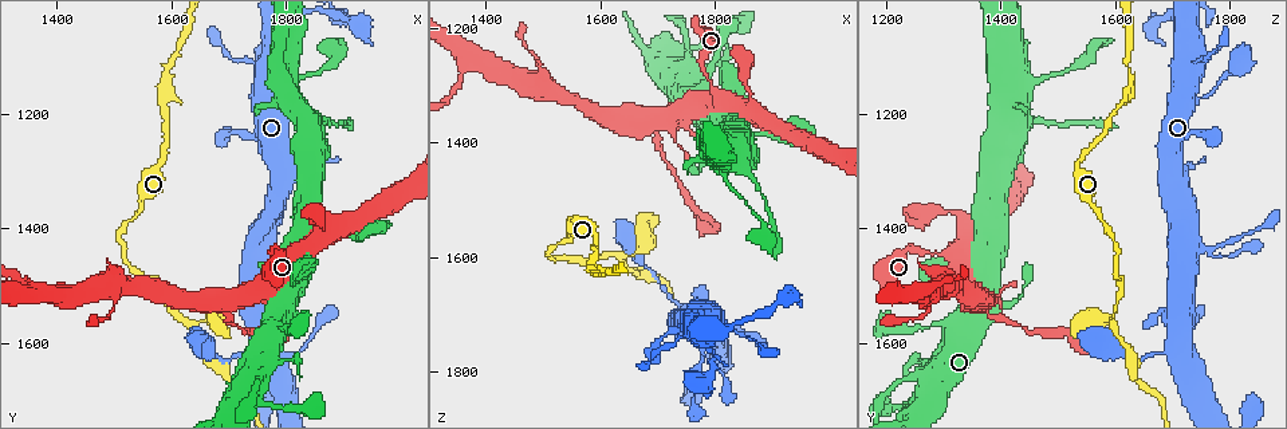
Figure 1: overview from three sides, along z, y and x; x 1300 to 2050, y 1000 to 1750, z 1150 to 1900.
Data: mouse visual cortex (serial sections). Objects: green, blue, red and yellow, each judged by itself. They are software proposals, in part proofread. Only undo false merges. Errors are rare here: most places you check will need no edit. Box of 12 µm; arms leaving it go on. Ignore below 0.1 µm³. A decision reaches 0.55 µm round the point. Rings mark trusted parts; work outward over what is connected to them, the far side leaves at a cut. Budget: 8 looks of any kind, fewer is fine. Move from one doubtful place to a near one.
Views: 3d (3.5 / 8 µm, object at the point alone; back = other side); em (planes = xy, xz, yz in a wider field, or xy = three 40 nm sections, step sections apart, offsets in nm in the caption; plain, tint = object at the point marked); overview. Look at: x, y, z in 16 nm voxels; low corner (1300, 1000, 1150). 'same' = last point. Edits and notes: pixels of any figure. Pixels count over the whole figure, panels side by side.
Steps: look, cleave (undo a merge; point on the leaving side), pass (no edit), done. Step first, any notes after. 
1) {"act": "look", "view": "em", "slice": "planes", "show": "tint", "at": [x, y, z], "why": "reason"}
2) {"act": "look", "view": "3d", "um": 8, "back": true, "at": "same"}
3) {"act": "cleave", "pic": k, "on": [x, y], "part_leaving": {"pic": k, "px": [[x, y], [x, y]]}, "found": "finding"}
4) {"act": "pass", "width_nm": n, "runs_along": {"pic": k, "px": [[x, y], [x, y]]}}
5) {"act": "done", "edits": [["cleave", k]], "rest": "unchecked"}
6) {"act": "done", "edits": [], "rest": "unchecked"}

{"act": "look", "view": "3d", "um": 3.5, "at": [1780, 1565, 1305], "why": "thick turns thin"}

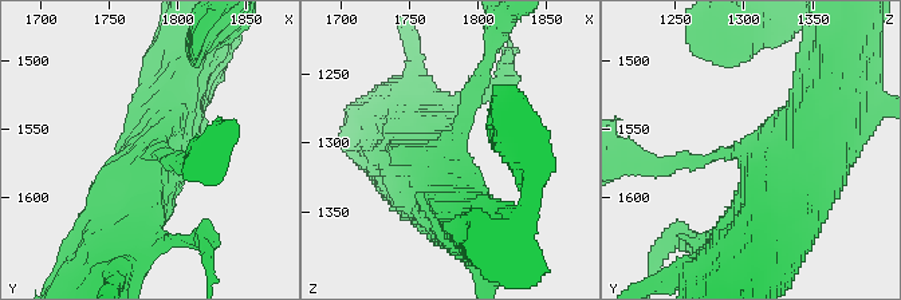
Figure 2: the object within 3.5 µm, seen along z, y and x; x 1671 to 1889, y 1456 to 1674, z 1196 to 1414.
{"act": "look", "view": "em", "slice": "xy", "step": 1, "show": "tint", "at": [1782, 1570, 1302], "arm_widths_nm": [200, 800], "why": "shape alone is not enough"}

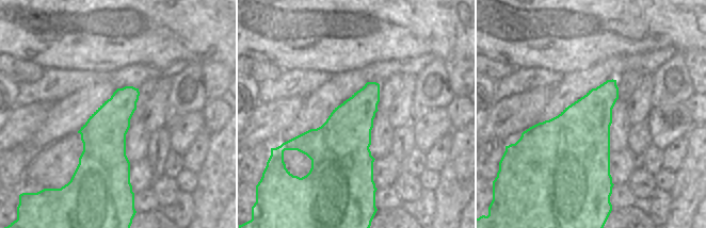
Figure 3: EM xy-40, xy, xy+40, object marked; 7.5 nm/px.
{"act": "pass", "width_nm": 420, "runs_along": {"pic": 2, "px": [[418, 172], [444, 182], [482, 72]]}, "found": "one cell here"}

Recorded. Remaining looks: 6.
{"act": "look", "view": "3d", "um": 3.5, "at": [1630, 1570, 1595], "why": "abrupt turn"}

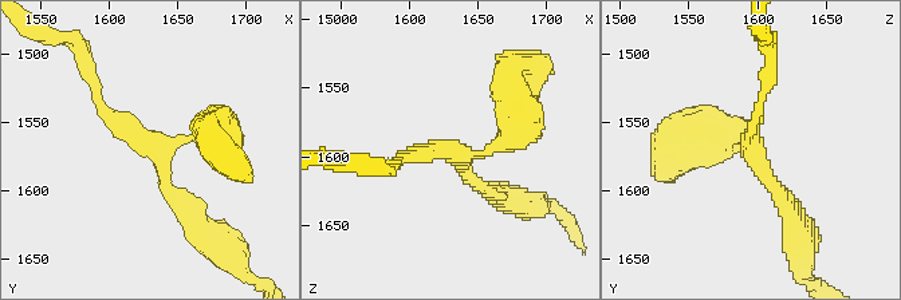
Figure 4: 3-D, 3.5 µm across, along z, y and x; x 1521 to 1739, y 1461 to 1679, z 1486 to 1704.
{"act": "look", "view": "em", "slice": "xy", "step": 1, "show": "tint", "at": [1634, 1566, 1600], "arms": 3, "arm_widths_nm": [150, 200, 300]}

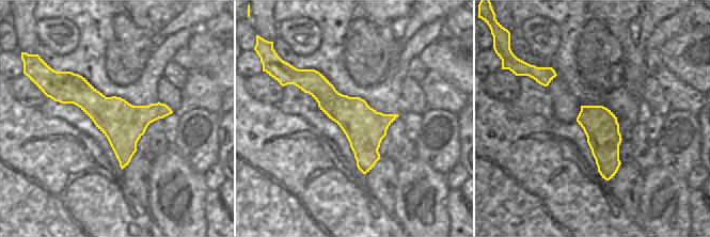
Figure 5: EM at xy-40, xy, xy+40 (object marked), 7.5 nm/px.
{"act": "look", "view": "em", "slice": "xy", "step": 2, "show": "tint", "at": "same", "why": "another direction"}

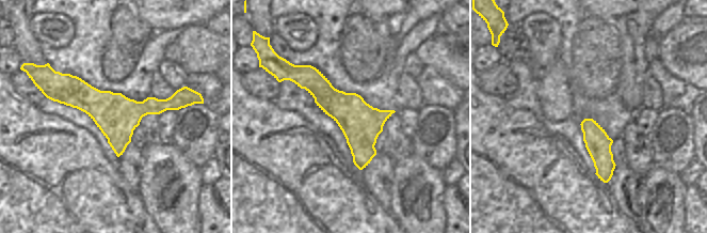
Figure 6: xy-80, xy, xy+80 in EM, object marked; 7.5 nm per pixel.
{"act": "pass", "runs_along": {"pic": 6, "px": [[46, 92], [181, 105]]}, "found": "all the same cell"}

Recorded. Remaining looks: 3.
{"act": "look", "view": "3d", "um": 3.5, "at": [1775, 1435, 1770], "why": "abrupt turn"}

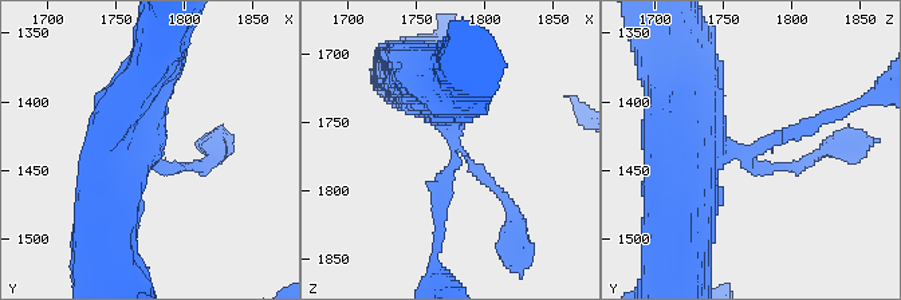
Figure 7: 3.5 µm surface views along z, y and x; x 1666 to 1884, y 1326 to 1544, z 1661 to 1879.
{"act": "look", "view": "em", "slice": "xy", "step": 3, "show": "tint", "at": [1778, 1434, 1776], "why": "need the tissue"}

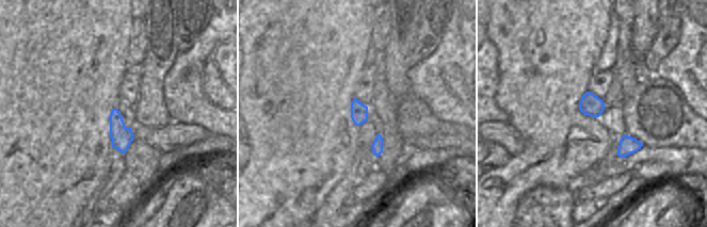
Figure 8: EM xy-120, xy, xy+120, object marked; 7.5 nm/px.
{"act": "pass", "found": "all the same cell"}

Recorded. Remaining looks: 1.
{"act": "done", "edits": [], "rest": "unchecked"}

